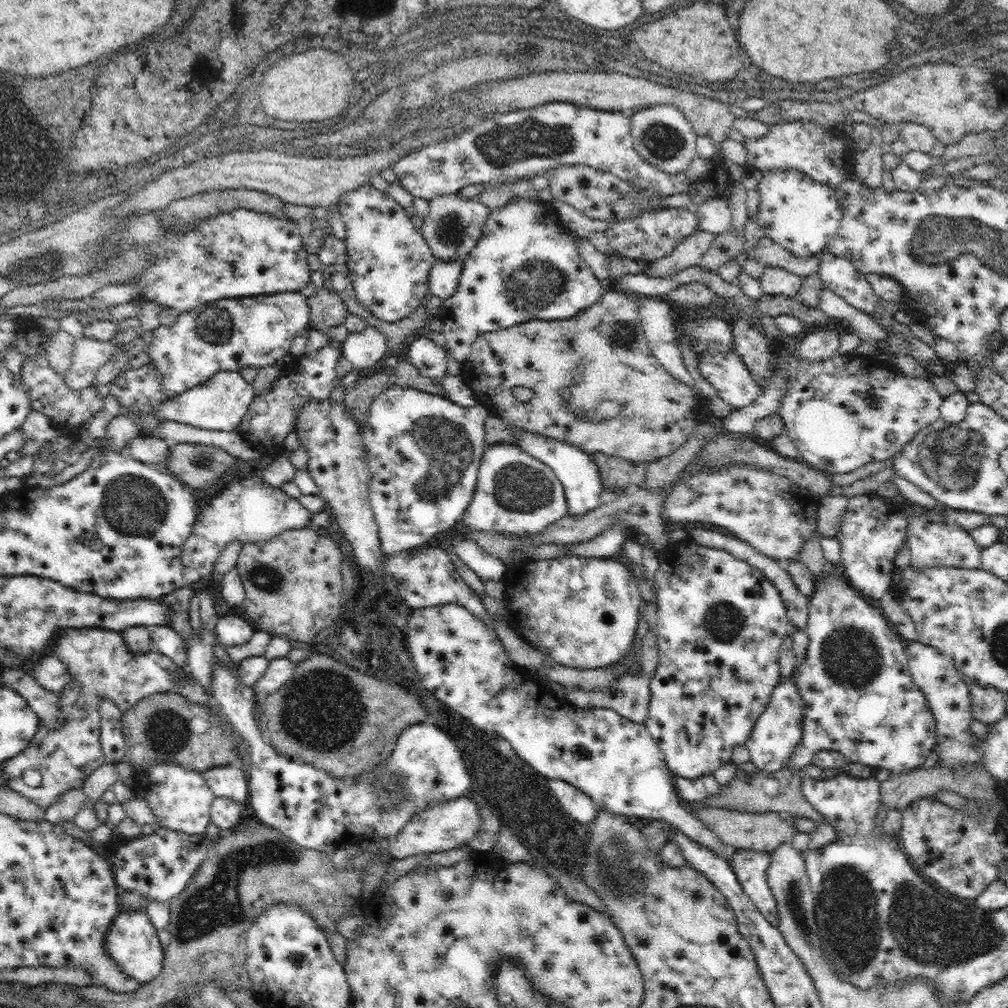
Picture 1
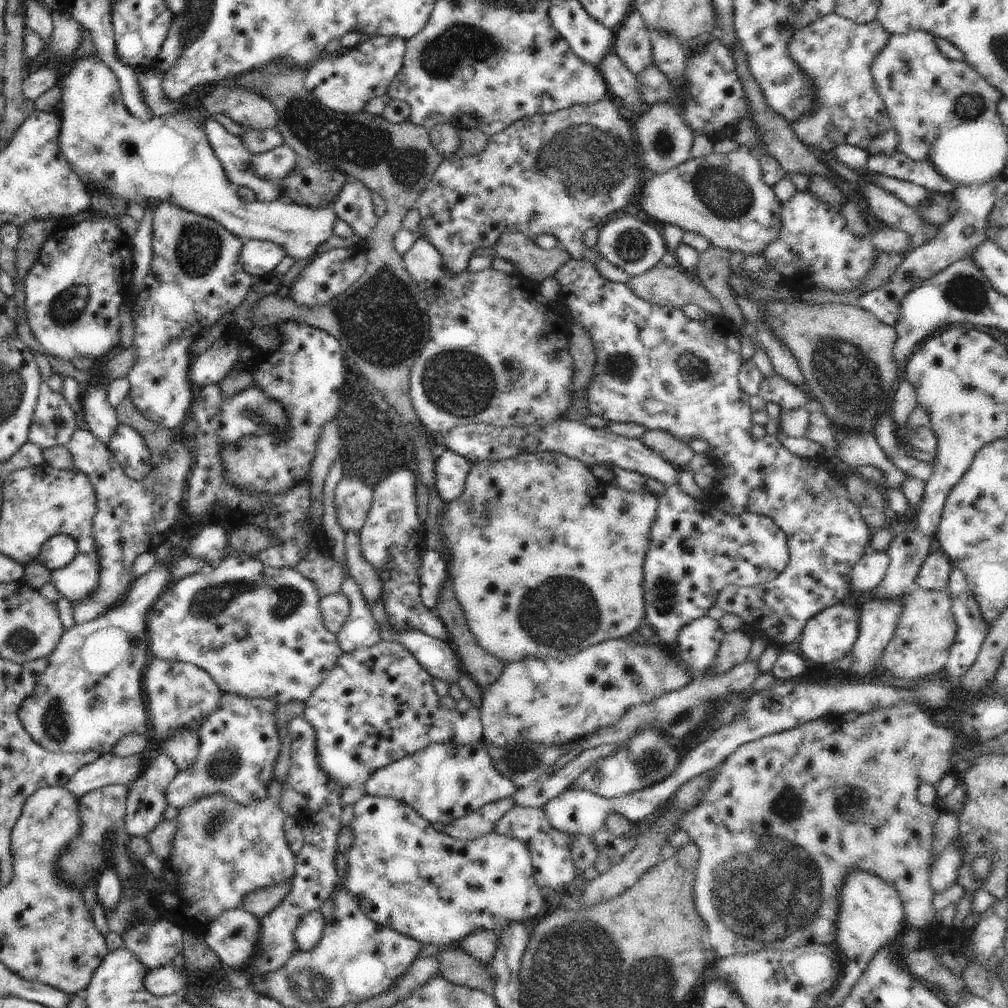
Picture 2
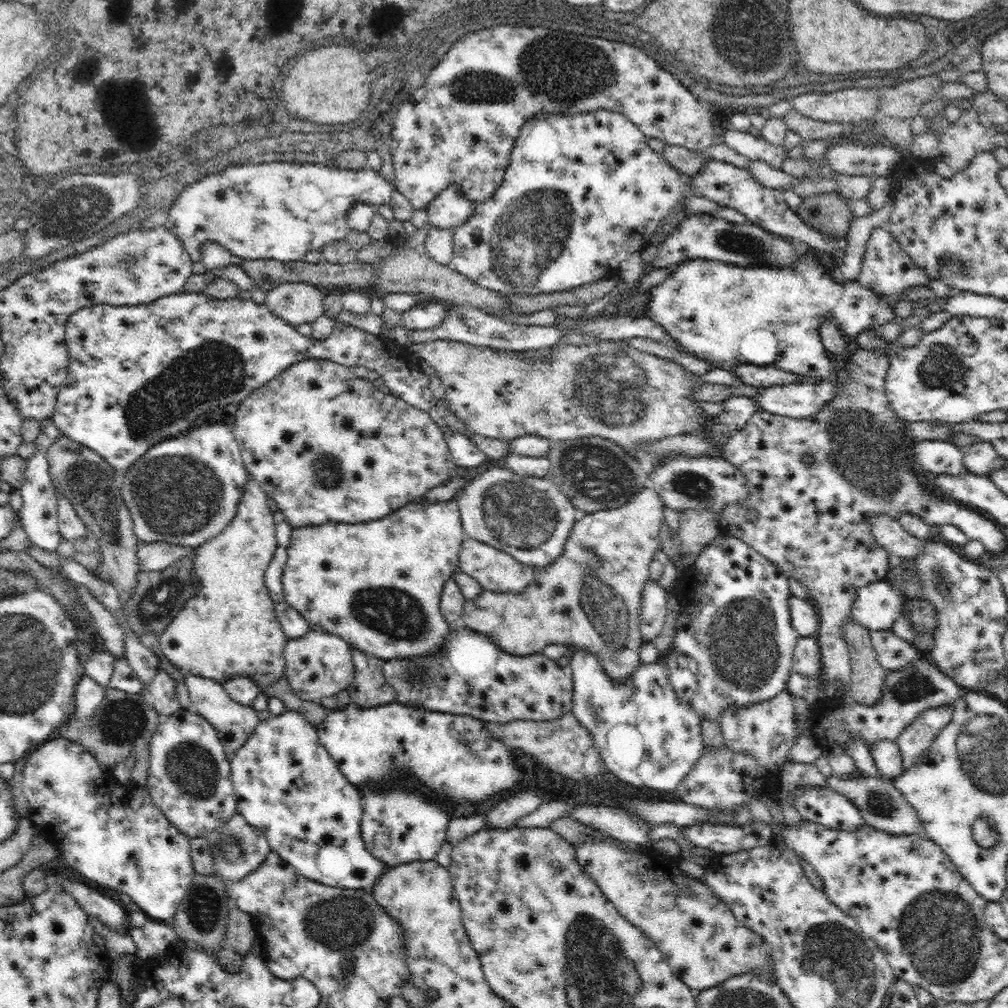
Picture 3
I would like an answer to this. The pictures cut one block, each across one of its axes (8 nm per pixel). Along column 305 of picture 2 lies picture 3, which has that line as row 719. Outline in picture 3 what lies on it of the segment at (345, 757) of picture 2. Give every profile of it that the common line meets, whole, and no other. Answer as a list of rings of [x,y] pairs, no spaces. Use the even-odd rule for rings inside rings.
[[[718,534],[697,555],[692,586],[690,590],[684,590],[684,606],[676,622],[670,652],[659,660],[664,662],[676,695],[699,715],[702,722],[720,722],[722,712],[728,707],[748,708],[752,704],[772,700],[787,690],[793,650],[800,637],[791,623],[790,597],[788,577],[782,569],[735,536]],[[682,656],[696,662],[694,672],[678,666],[676,659]]]

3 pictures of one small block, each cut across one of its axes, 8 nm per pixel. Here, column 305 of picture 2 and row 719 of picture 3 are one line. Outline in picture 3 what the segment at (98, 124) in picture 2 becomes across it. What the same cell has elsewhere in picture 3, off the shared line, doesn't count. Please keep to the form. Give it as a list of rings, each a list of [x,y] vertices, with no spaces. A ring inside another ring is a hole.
[[[188,674],[185,676],[185,684],[190,691],[192,709],[212,724],[227,755],[233,756],[252,736],[259,722],[257,710],[250,706],[244,707],[232,700],[224,684],[217,681]]]

